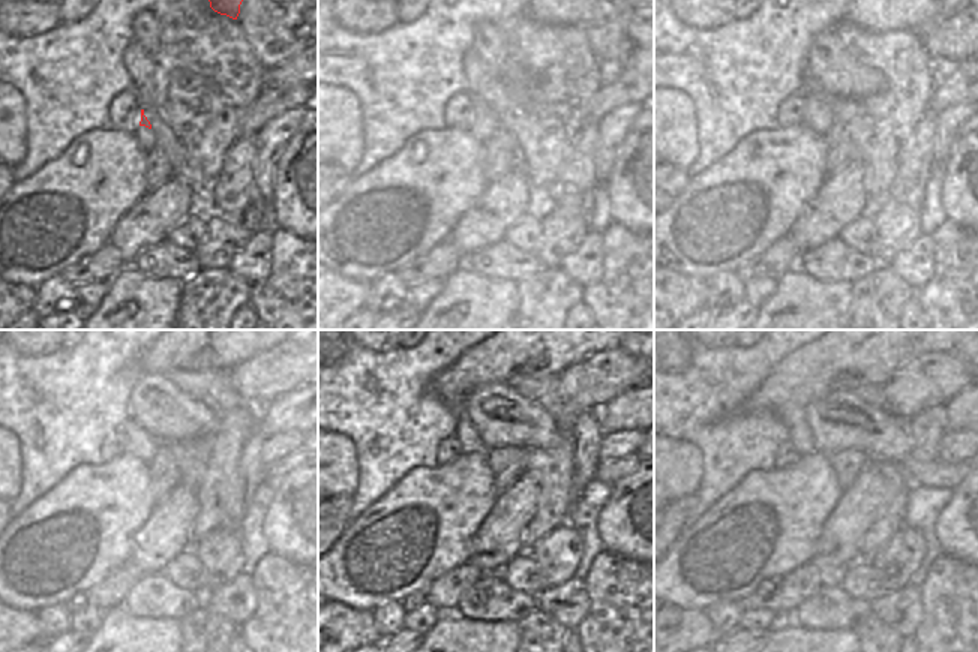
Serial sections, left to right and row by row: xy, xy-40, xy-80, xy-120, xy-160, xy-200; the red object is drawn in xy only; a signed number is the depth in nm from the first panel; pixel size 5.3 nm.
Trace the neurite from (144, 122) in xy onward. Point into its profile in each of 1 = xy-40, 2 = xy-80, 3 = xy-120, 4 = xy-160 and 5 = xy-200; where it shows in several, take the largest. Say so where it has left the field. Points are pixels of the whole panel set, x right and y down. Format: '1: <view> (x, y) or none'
1: xy-40 (483, 116)
2: xy-80 (816, 113)
3: xy-120 (138, 444)
4: xy-160 (497, 360)
5: xy-200 (839, 360)

